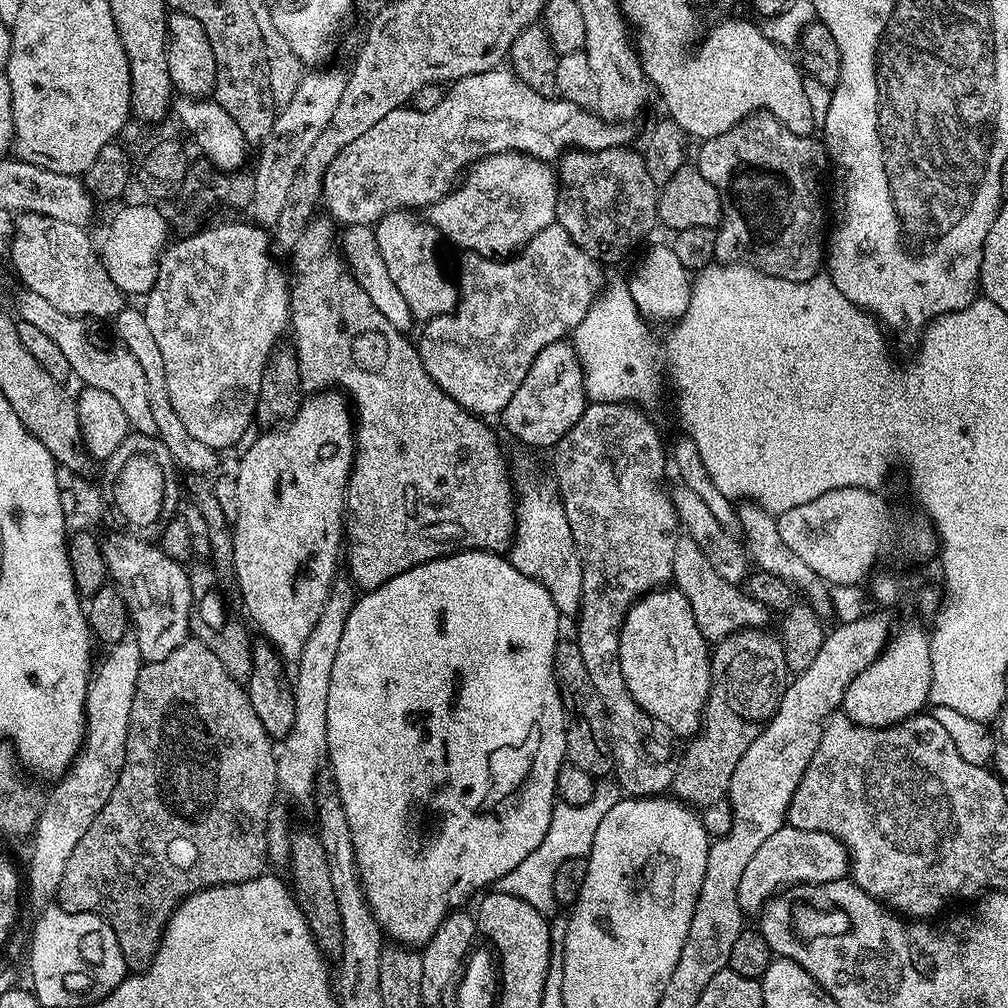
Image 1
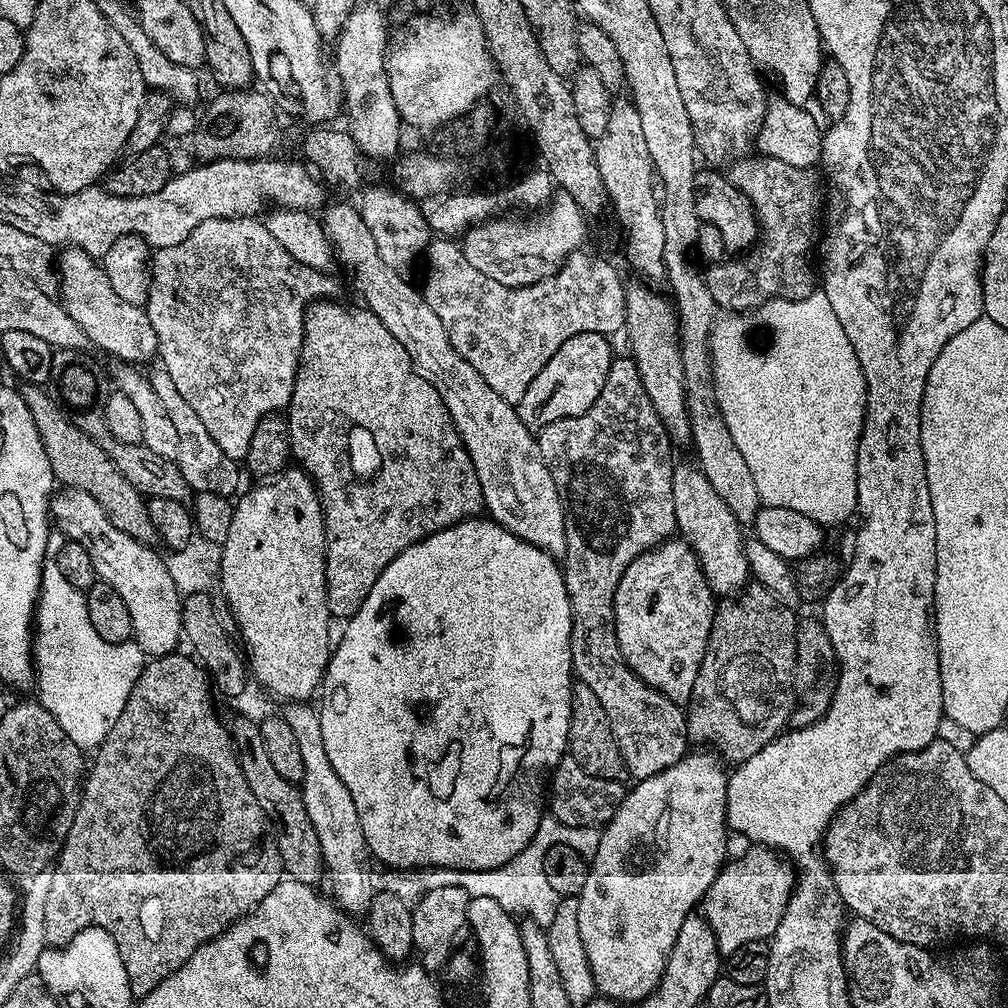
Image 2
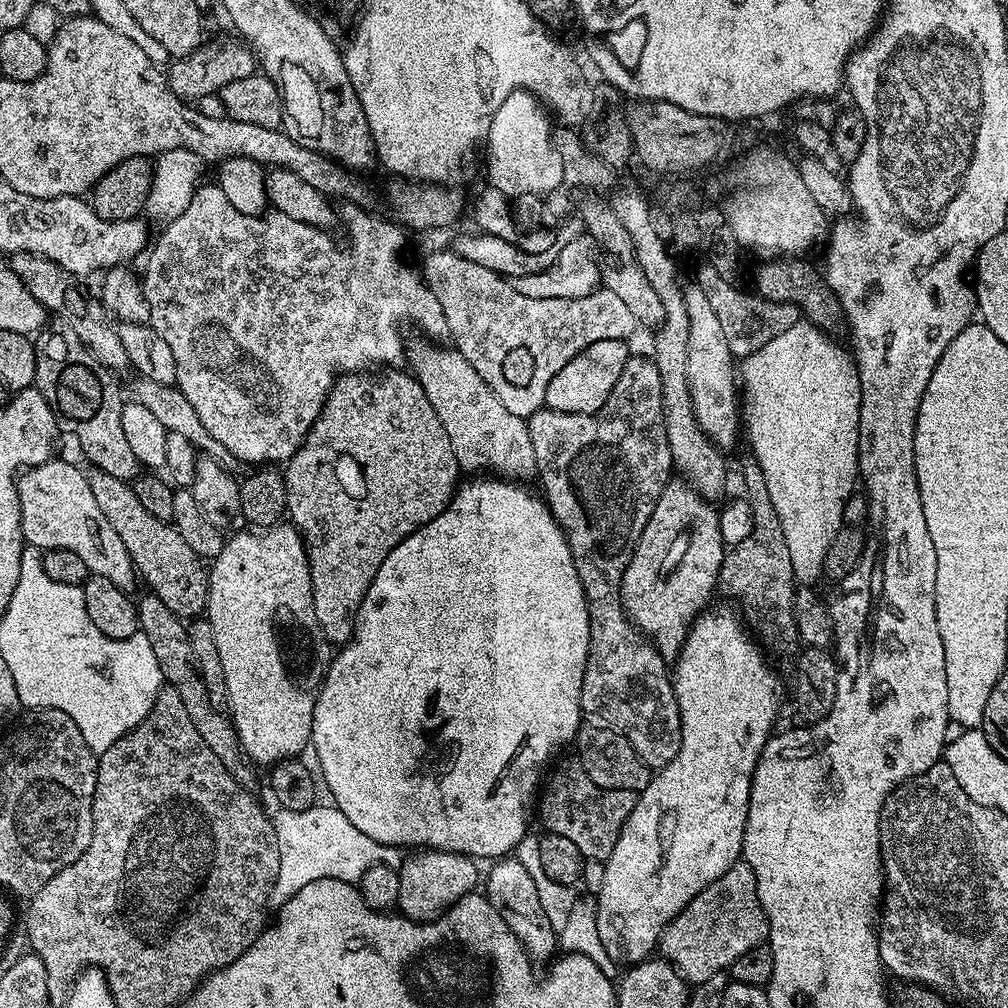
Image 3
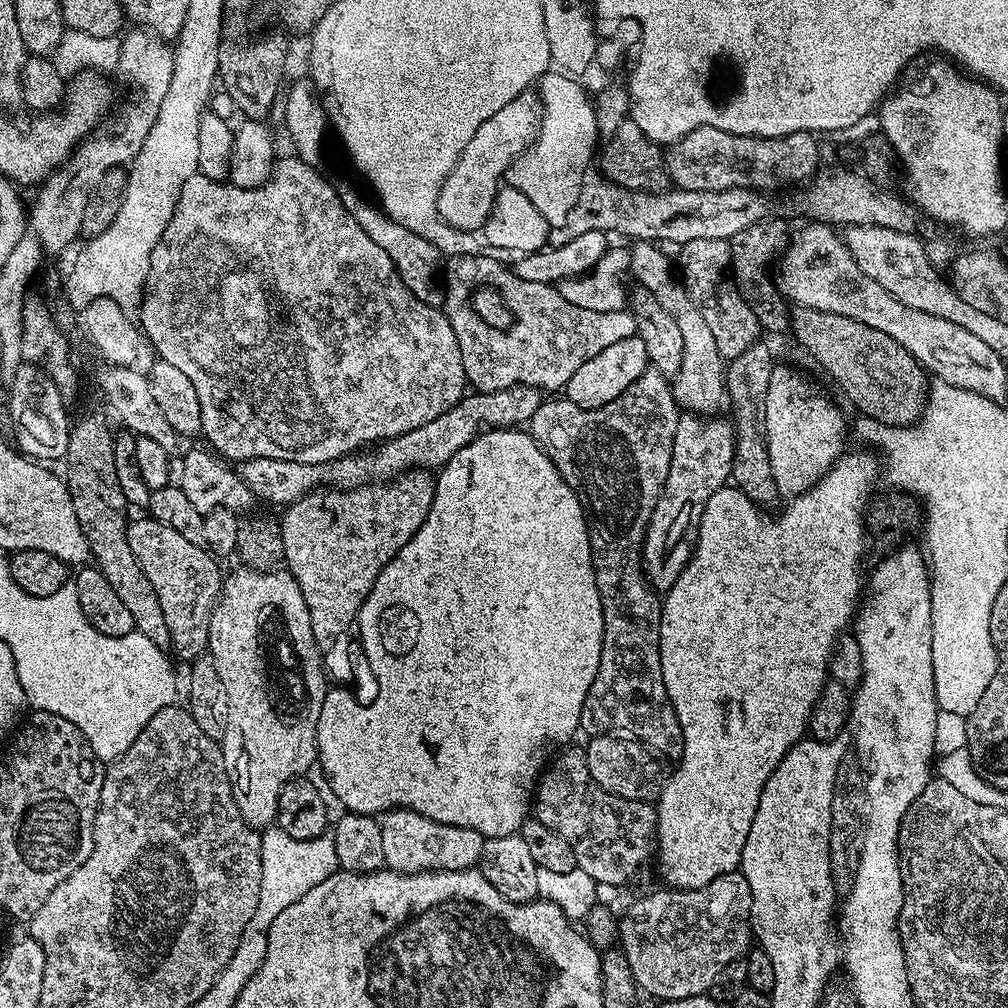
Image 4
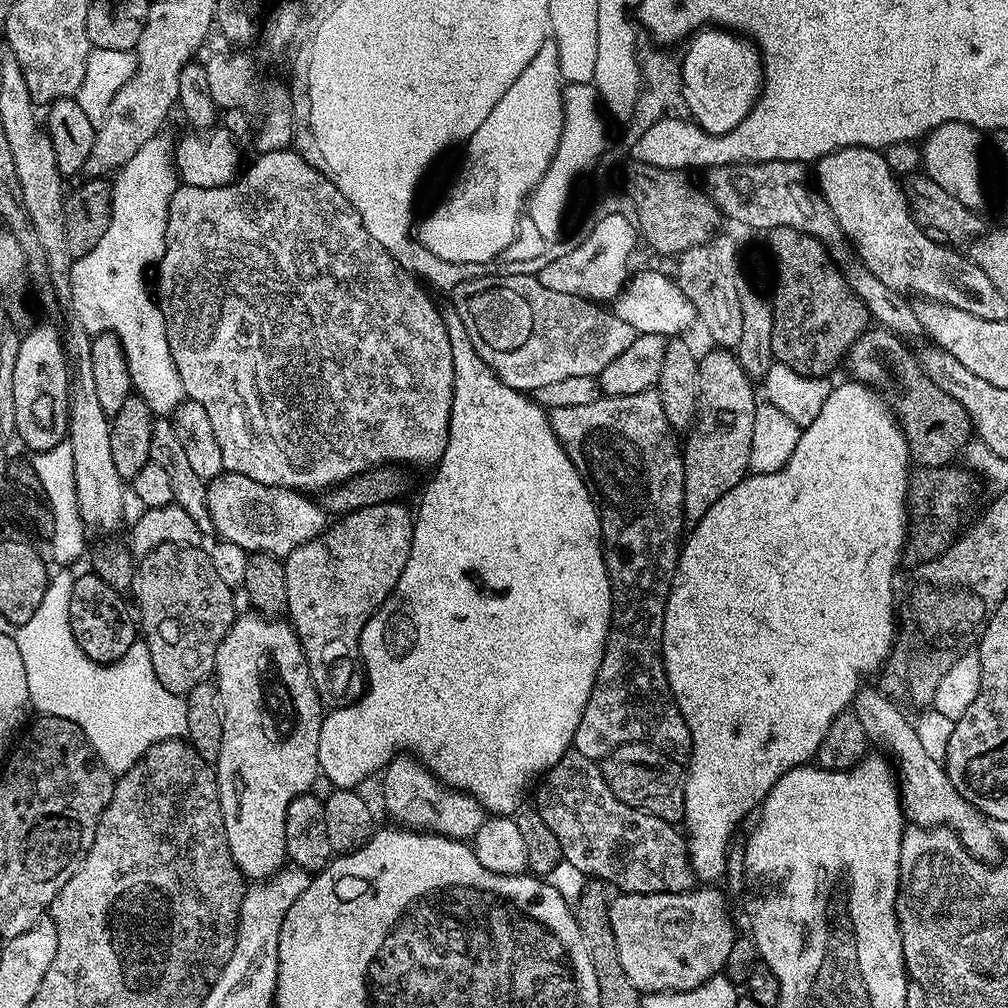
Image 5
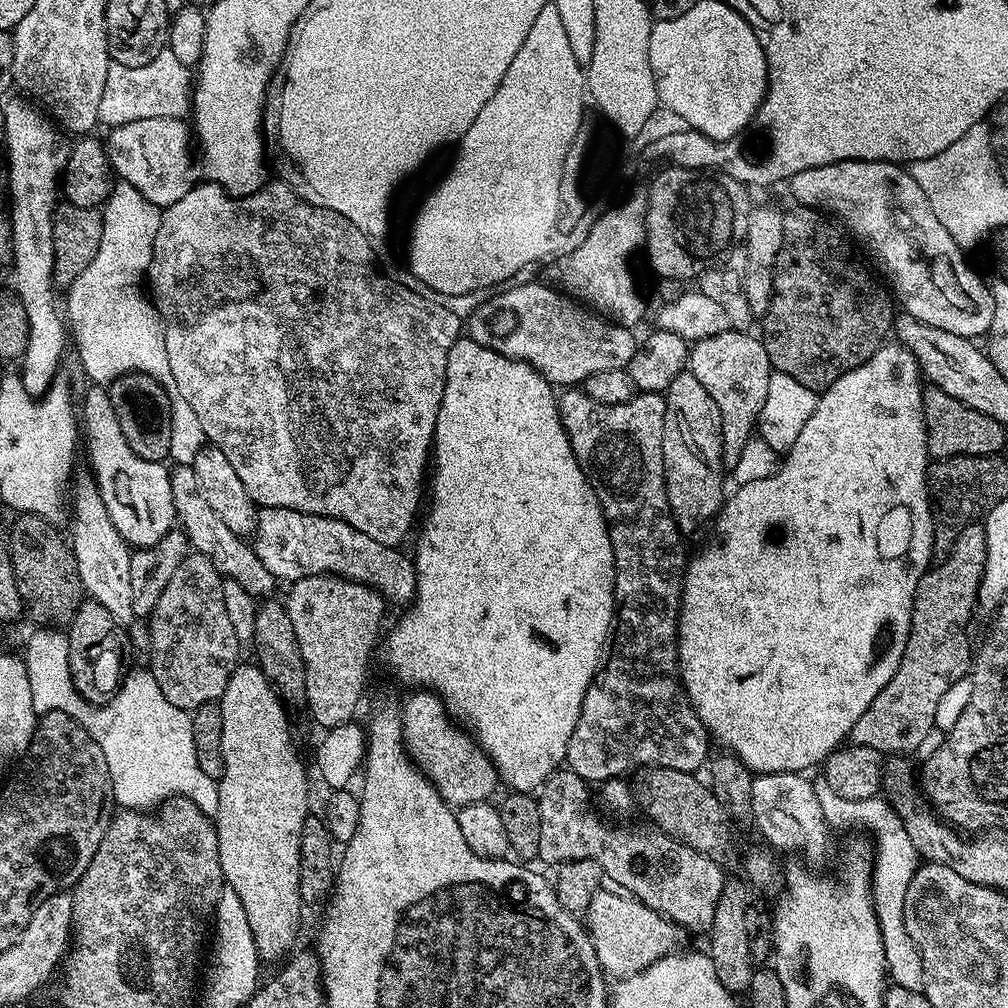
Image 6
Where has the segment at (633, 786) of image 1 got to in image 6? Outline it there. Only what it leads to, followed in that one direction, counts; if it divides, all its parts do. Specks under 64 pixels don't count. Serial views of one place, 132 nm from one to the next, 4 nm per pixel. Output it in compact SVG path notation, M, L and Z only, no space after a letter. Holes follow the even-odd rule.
M564 390L559 393L558 407L574 458L600 499L616 563L614 635L600 671L586 690L586 698L582 698L578 726L574 734L570 734L567 767L589 782L620 778L631 768L669 768L699 773L710 756L710 737L692 709L683 684L674 675L678 668L676 622L680 618L680 589L686 556L680 553L682 533L672 517L666 494L668 482L662 454L666 402L660 394L636 394L624 404L599 404L582 390Z

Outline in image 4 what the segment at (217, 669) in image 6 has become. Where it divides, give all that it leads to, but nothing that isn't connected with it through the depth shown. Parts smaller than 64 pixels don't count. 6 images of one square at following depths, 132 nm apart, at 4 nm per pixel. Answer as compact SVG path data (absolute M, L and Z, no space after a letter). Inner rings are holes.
M151 518L144 520L133 519L128 525L126 542L130 542L130 550L134 558L138 558L138 566L142 566L142 574L150 578L150 586L158 593L158 602L162 605L162 614L166 617L166 630L170 637L170 648L173 648L185 662L191 662L198 656L203 656L208 650L208 631L210 630L209 618L216 605L216 599L220 597L220 585L222 583L222 571L216 563L217 557L204 544L189 542L182 538L178 530L166 526L162 522Z

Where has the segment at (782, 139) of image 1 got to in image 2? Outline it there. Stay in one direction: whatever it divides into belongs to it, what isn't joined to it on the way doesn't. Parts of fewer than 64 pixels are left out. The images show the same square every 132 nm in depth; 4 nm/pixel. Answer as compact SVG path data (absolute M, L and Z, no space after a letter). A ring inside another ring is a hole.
M745 154L731 161L730 179L733 186L744 192L746 198L752 200L753 210L762 229L762 239L747 255L740 254L735 258L725 258L718 264L709 264L704 272L704 281L717 309L731 310L736 314L743 313L745 310L755 310L768 300L777 298L801 300L818 288L818 272L817 269L816 272L812 269L812 260L807 256L807 252L818 244L816 227L822 224L821 185L820 188L816 185L816 180L812 177L813 173L807 168L790 166L790 162L782 162L773 156L752 155Z

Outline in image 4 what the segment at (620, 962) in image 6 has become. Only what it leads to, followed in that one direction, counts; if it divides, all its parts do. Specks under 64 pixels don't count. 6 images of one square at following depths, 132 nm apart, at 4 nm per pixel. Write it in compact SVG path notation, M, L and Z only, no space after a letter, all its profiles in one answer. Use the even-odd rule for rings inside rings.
M735 871L714 878L714 882L698 890L663 891L652 892L649 896L634 901L625 910L624 916L622 912L618 920L619 947L626 962L630 962L630 970L641 993L649 992L650 995L657 996L657 1001L660 1002L703 996L709 991L708 987L723 974L724 968L730 967L736 959L739 961L753 943L750 886L746 878Z

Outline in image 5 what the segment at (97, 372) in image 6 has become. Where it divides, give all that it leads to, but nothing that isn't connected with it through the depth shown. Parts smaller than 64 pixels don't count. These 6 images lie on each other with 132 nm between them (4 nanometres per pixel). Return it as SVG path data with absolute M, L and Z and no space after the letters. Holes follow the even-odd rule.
M98 242L86 255L77 257L71 268L71 302L75 323L89 335L113 334L123 346L133 389L150 406L153 415L168 418L186 398L177 363L170 354L165 318L159 303L151 296L146 280L136 280L132 268L120 268L116 260L104 256L108 248Z

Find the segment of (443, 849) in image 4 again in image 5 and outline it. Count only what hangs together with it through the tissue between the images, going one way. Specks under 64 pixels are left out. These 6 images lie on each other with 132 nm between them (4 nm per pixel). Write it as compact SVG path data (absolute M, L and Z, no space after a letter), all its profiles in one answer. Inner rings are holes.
M411 754L393 756L391 764L383 769L379 780L385 810L396 819L393 821L397 825L405 829L436 832L451 840L468 842L478 834L478 826L482 826L486 819L484 808L469 792L460 792L442 783Z

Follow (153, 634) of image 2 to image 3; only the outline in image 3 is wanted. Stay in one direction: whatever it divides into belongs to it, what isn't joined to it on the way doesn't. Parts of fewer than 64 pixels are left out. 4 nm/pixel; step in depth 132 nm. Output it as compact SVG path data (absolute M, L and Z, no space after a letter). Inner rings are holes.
M53 458L36 468L29 468L16 481L16 493L20 503L20 525L25 545L32 544L36 550L61 548L70 550L86 562L93 576L110 578L114 586L125 590L137 583L138 573L132 563L122 538L114 531L114 526L106 522L106 514L98 510L94 494L88 485L85 469L71 464L68 460Z

